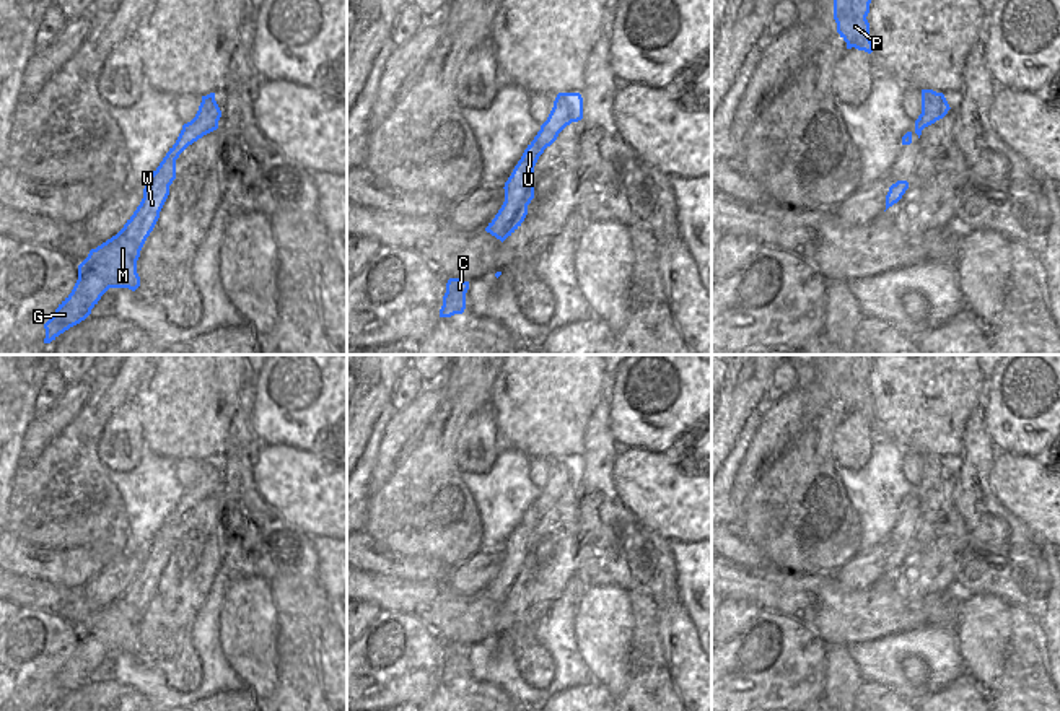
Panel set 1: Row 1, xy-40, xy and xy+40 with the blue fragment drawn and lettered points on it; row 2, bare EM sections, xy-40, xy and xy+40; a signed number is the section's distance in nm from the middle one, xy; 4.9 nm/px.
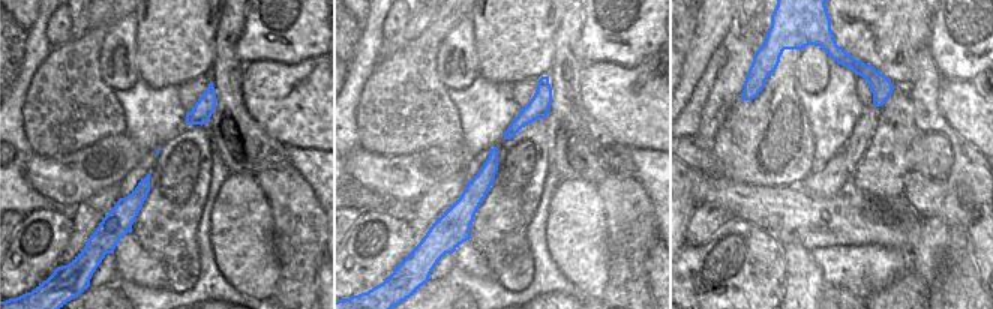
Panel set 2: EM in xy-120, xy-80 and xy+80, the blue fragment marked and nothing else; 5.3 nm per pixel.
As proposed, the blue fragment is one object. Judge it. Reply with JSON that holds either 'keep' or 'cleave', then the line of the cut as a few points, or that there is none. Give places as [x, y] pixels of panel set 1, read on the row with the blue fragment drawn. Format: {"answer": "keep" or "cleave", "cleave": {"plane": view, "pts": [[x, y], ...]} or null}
{"answer": "cleave", "cleave": {"plane": "xy", "pts": [[557, 95], [569, 104], [569, 114], [546, 145]]}}

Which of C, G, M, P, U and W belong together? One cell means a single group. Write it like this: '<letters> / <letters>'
C G M U W / P

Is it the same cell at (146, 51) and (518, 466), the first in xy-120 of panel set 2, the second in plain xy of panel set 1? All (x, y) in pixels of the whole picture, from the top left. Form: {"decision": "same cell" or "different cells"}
{"decision": "different cells"}

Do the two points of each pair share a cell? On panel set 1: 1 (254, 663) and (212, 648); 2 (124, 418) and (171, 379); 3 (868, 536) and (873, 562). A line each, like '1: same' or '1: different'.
1: different
2: different
3: different

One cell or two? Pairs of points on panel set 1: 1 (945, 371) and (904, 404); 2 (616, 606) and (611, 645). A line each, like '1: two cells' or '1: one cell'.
1: one cell
2: one cell

